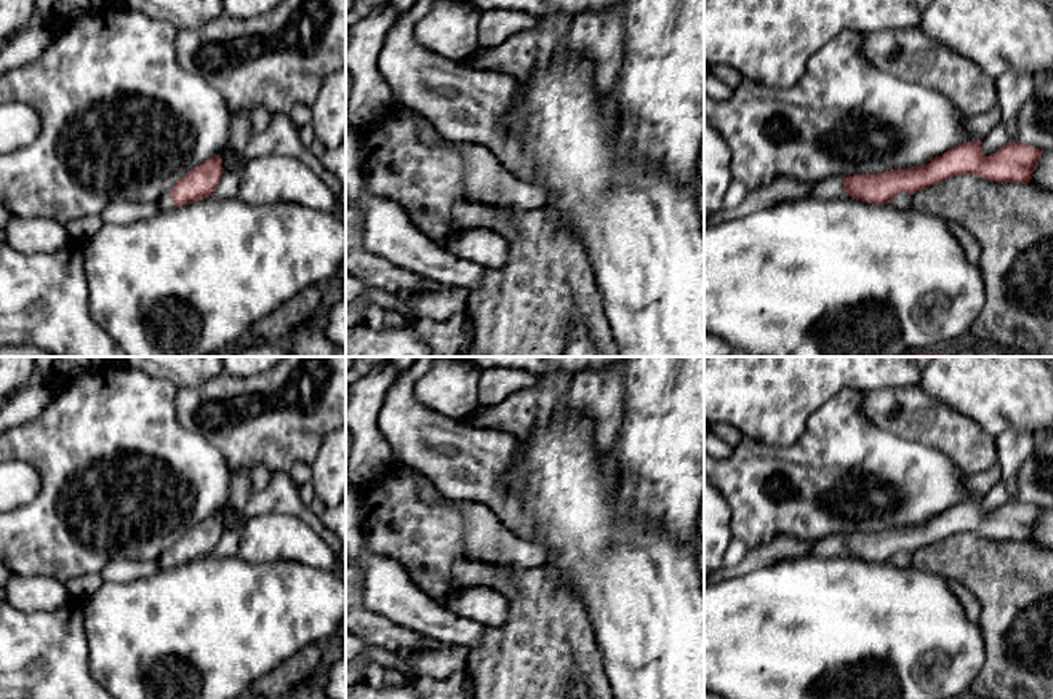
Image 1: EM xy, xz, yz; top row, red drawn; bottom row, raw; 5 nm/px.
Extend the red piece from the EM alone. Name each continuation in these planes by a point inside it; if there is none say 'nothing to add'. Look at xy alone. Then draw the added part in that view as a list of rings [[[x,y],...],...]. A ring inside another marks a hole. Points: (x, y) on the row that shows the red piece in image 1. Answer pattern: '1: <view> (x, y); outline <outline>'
1: xy (165, 202); outline [[[171,192],[163,194],[163,195],[158,198],[157,203],[158,203],[158,206],[160,206],[163,211],[174,208],[174,202],[173,202]]]

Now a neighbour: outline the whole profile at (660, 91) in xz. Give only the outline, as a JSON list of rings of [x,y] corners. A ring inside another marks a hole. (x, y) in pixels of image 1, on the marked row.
[[[627,0],[624,6],[624,61],[615,86],[623,112],[619,152],[637,162],[659,162],[675,182],[691,186],[704,138],[704,0]]]

